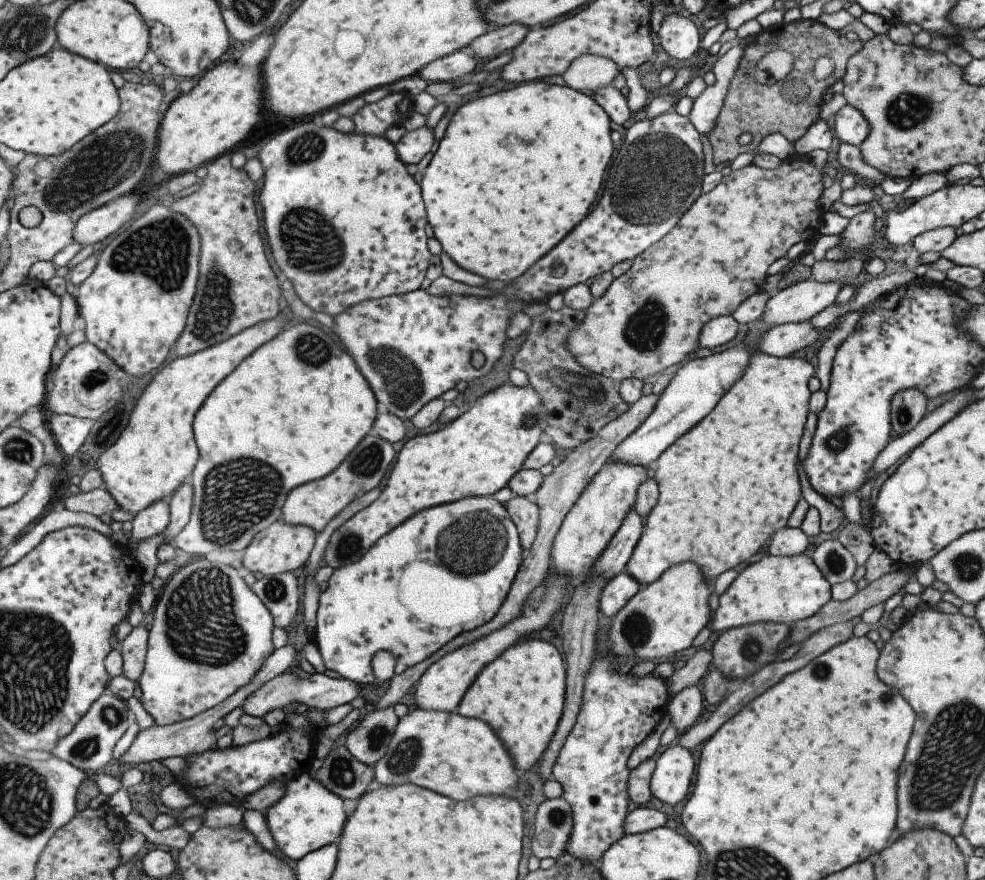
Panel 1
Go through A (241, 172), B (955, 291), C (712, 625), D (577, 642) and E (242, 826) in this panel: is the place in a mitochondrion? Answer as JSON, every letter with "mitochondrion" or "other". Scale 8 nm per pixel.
{"A":"other","B":"other","C":"other","D":"other","E":"other"}

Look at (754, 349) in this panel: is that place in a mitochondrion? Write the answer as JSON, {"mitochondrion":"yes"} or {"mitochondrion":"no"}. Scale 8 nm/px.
{"mitochondrion":"no"}

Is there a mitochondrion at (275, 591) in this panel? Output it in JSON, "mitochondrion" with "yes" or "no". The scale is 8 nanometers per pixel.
{"mitochondrion":"yes"}

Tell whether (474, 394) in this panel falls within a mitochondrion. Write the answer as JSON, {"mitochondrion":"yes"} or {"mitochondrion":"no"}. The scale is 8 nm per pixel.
{"mitochondrion":"no"}

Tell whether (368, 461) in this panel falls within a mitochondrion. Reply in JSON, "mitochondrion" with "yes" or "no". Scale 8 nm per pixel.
{"mitochondrion":"yes"}

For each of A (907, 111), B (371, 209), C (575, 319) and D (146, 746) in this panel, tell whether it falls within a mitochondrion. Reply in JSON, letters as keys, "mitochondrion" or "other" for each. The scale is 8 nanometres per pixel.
{"A":"mitochondrion","B":"other","C":"other","D":"other"}

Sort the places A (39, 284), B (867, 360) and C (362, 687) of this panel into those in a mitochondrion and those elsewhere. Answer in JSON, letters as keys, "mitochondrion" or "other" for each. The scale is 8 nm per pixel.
{"A":"other","B":"other","C":"other"}

